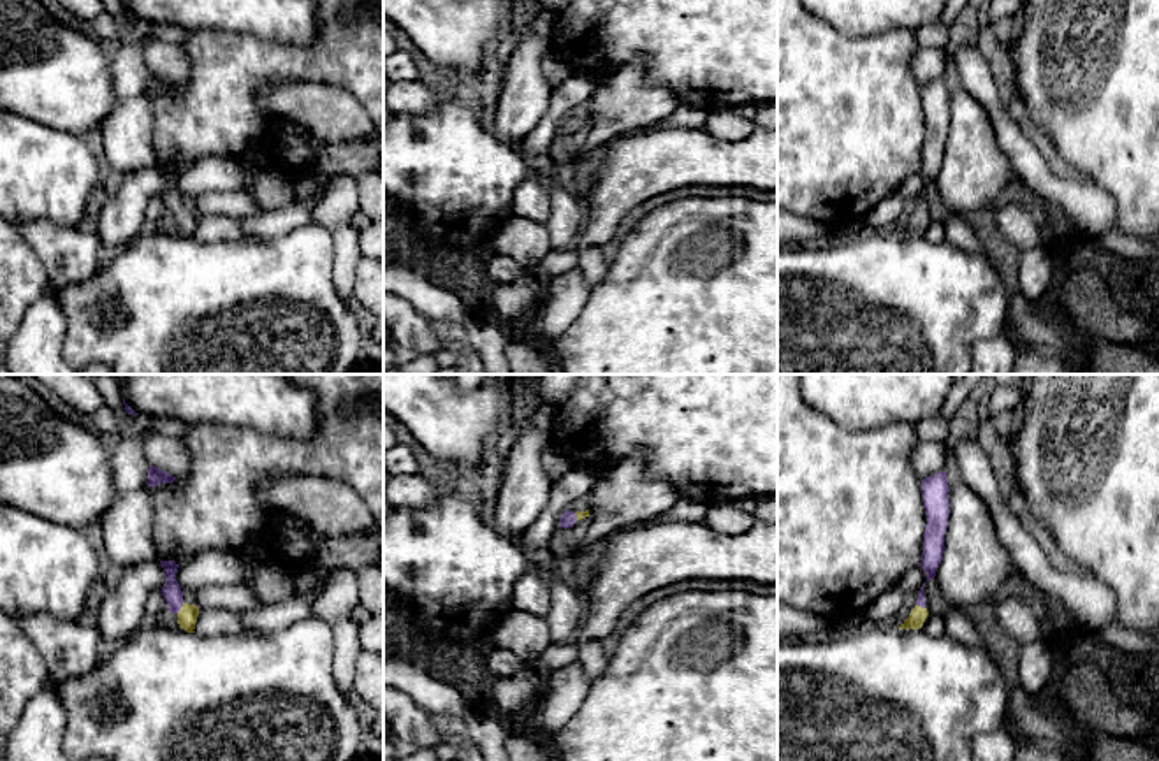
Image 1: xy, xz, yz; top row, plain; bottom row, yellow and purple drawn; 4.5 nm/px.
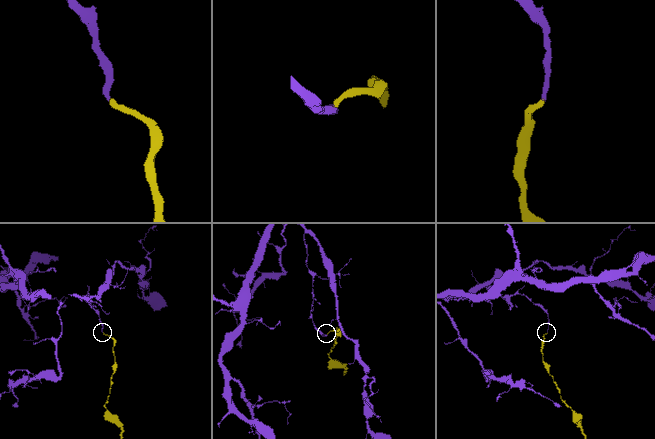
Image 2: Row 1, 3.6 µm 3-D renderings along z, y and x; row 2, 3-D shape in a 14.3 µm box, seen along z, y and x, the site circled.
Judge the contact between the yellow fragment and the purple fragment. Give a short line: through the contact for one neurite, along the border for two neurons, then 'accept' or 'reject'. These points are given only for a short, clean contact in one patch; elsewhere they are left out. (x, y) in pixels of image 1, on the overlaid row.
xy (187, 617), (182, 607), (171, 591) | accept

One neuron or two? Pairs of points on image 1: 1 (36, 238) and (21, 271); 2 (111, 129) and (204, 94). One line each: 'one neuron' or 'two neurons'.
1: two neurons
2: two neurons

